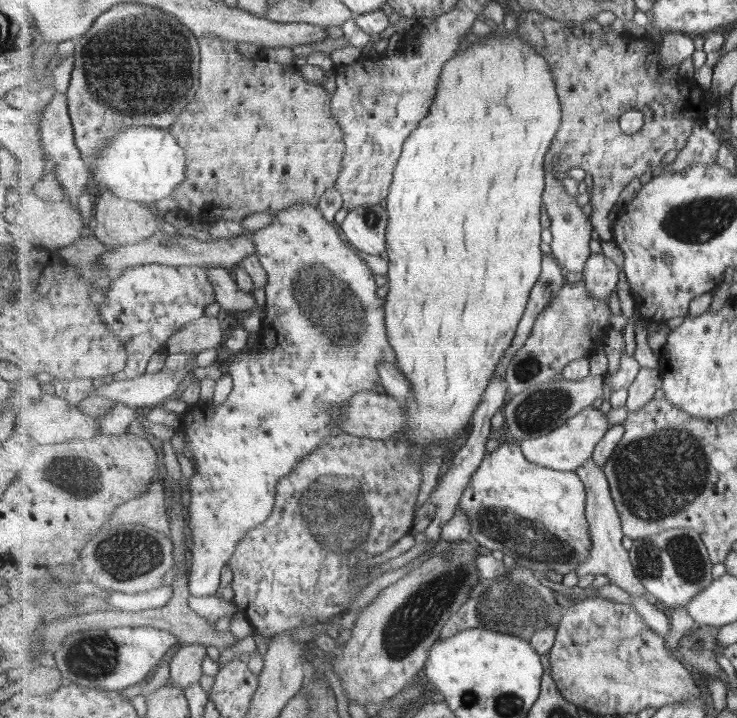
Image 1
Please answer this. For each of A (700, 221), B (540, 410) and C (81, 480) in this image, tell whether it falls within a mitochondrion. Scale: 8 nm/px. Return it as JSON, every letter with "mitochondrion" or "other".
{"A":"mitochondrion","B":"mitochondrion","C":"mitochondrion"}

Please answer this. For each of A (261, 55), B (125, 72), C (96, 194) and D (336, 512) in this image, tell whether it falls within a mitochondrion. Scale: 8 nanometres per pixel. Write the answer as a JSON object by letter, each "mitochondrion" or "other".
{"A":"other","B":"mitochondrion","C":"other","D":"mitochondrion"}

